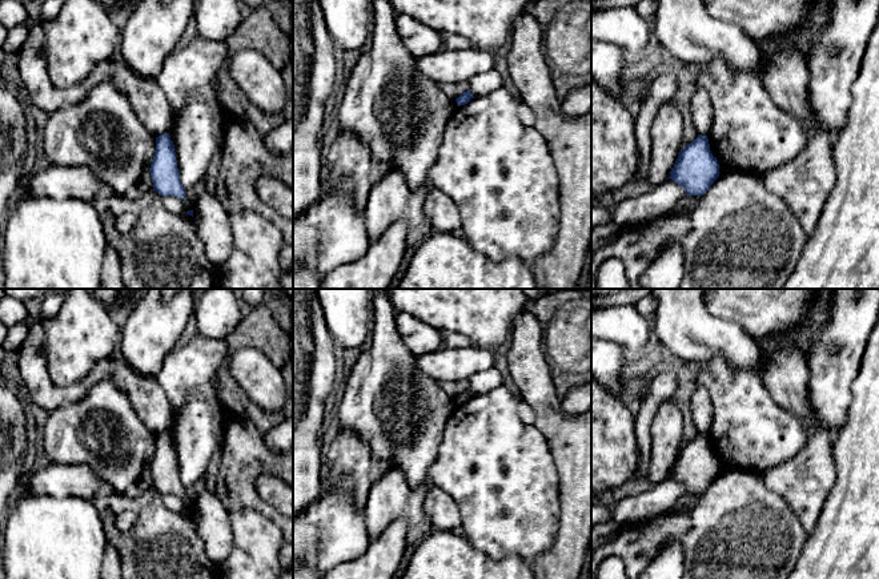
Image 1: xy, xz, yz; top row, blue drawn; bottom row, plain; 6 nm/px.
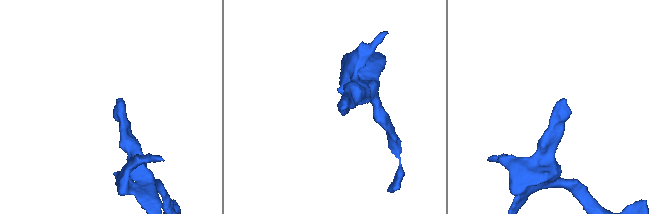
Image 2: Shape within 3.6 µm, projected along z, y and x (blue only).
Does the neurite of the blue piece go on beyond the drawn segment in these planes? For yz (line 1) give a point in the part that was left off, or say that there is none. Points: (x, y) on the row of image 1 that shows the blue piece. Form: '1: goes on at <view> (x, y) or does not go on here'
1: does not go on here

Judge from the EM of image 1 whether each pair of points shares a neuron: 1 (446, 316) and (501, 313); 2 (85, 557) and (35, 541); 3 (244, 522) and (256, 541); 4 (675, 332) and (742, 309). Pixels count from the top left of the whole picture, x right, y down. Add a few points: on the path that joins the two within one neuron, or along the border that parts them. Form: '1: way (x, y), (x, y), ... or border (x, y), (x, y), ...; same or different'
1: way (460, 310), (488, 310); same
2: way (73, 557), (61, 557), (47, 542); same
3: way (248, 526), (255, 537); same
4: border (705, 302), (711, 313), (735, 321), (746, 333); different

